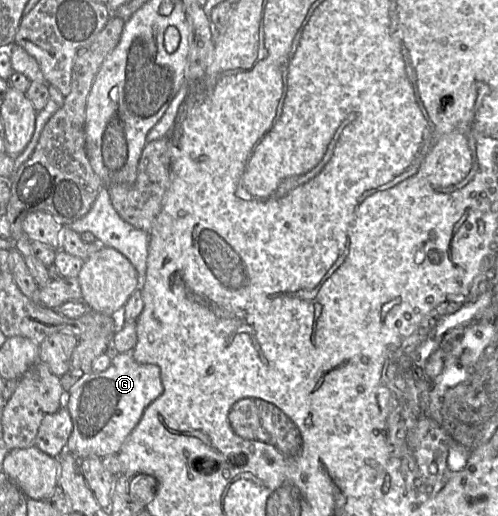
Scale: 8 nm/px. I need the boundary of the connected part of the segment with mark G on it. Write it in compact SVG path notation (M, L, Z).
M113 352L111 365L105 371L91 372L66 395L64 405L73 423L66 451L80 460L118 454L145 409L162 392L161 373L157 365L136 362L132 352Z

